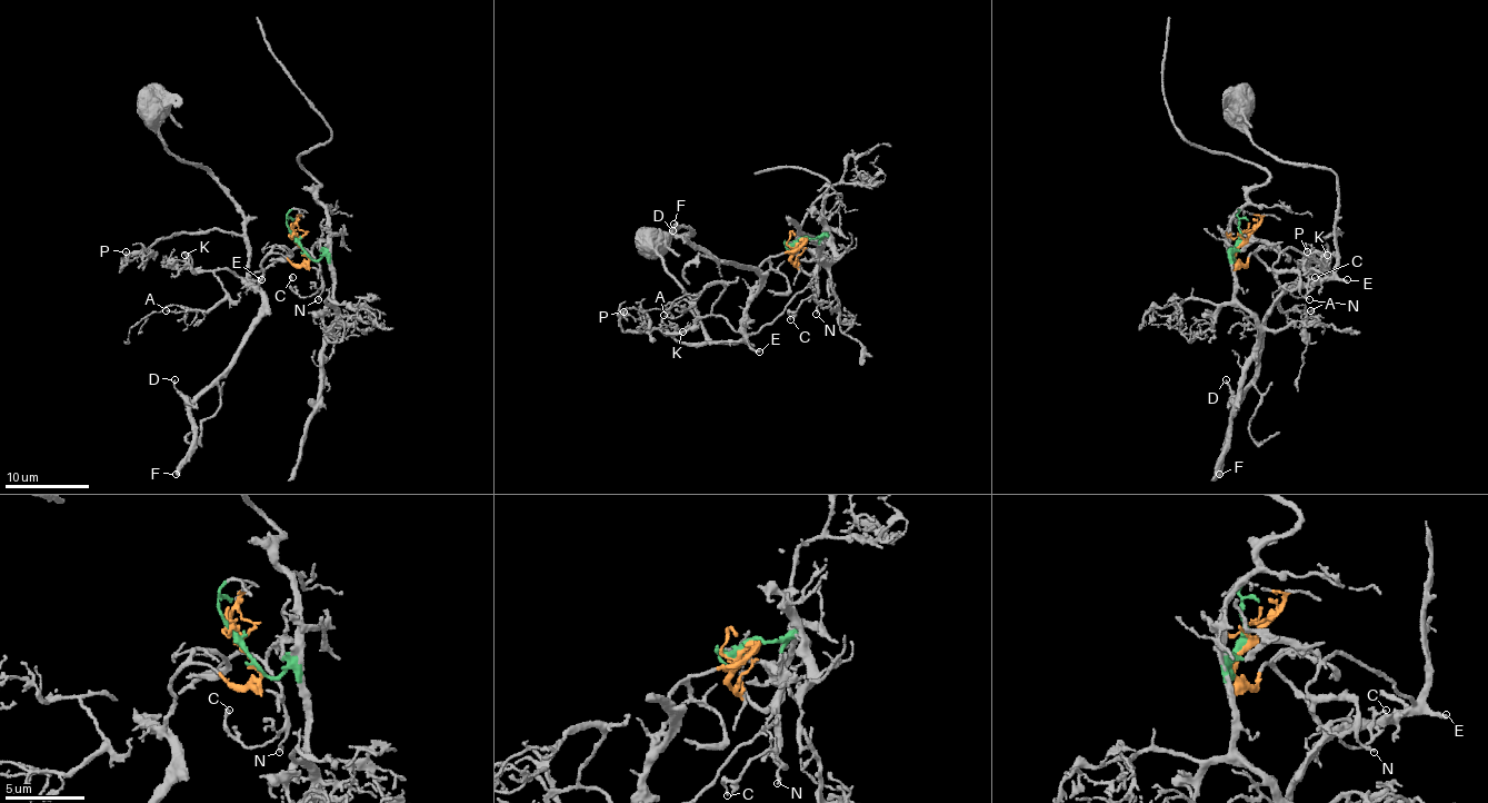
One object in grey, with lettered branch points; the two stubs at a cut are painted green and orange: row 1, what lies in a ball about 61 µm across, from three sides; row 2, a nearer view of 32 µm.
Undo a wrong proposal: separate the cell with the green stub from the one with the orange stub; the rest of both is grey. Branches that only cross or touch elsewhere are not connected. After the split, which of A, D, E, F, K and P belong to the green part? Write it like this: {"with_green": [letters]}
{"with_green": []}

